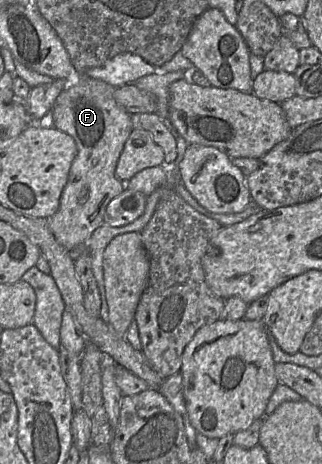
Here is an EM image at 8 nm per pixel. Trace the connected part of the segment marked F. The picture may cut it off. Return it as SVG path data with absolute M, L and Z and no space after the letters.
M75 75L66 82L45 121L73 137L78 149L59 208L47 218L56 240L68 251L85 244L93 231L104 224L107 205L125 189L125 183L116 177L115 170L133 125L132 115L115 101L115 89L86 75L79 75L76 80Z

